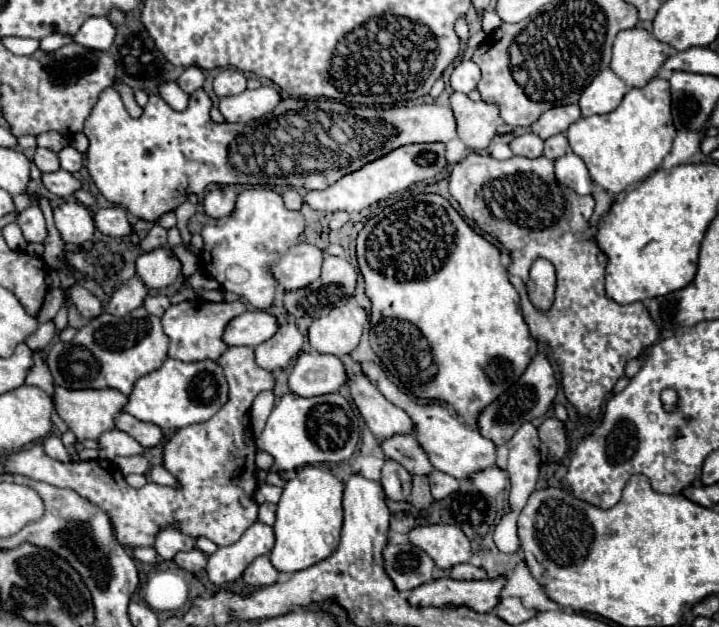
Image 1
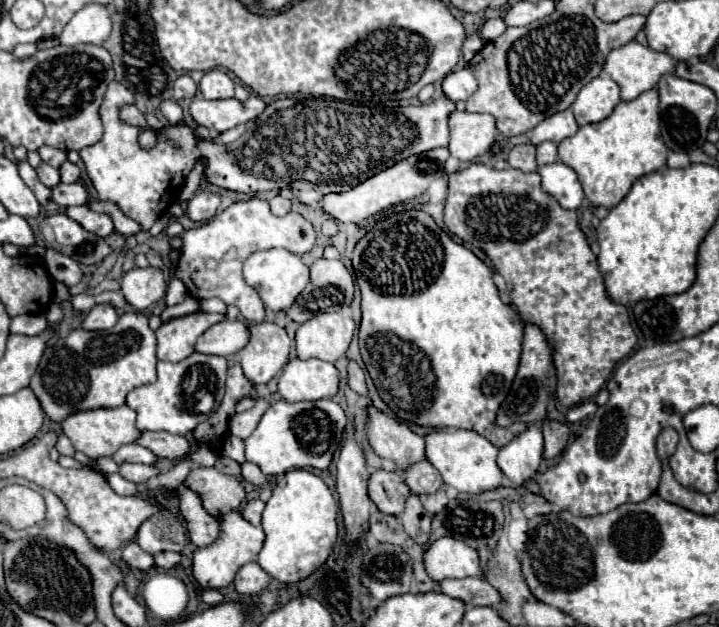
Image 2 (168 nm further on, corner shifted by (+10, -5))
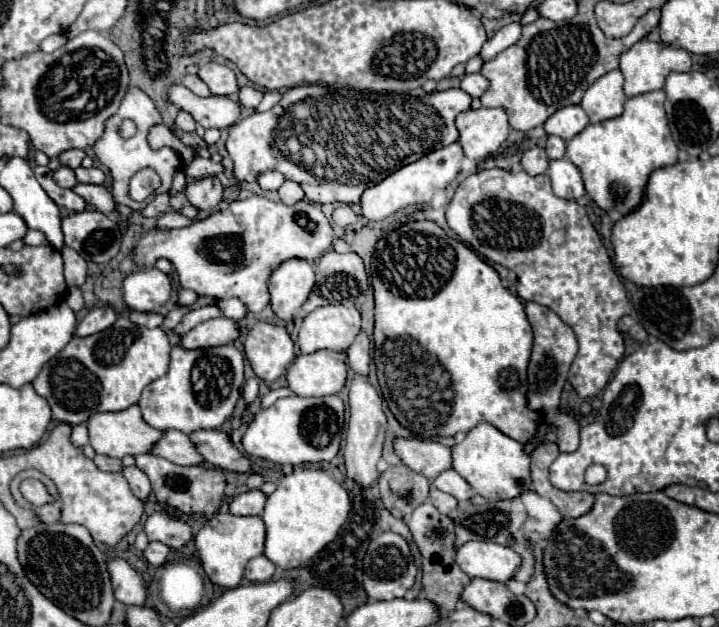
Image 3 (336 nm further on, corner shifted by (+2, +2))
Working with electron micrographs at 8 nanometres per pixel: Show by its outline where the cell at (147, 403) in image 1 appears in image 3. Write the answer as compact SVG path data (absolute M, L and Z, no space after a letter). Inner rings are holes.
M176 344L170 352L168 372L148 384L140 396L140 410L144 420L158 430L208 430L220 428L230 416L240 398L240 386L244 382L244 356L234 344L186 350Z

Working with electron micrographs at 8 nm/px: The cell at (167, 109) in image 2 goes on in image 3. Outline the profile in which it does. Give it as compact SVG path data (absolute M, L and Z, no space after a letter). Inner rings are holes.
M178 112L178 116L176 116L176 128L184 130L184 132L192 132L194 126L196 126L196 122L194 122L194 118L192 118L190 112Z

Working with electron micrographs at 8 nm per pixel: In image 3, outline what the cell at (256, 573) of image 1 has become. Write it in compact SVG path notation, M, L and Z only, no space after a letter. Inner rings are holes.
M256 556L248 562L244 578L248 582L268 582L272 580L274 572L276 572L276 566L266 556Z

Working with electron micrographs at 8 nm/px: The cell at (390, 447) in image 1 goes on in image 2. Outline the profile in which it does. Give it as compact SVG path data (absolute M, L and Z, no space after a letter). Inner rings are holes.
M424 461L424 463L416 463L416 467L410 467L408 471L404 471L404 481L408 483L410 491L416 493L416 495L422 495L422 493L436 493L444 487L444 481L442 481L442 475L438 473L438 469Z

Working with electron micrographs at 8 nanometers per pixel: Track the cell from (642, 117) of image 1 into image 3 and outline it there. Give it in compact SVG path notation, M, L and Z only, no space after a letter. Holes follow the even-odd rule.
M654 90L628 98L622 116L588 124L580 136L566 142L566 156L582 172L588 196L602 210L616 210L620 214L632 212L642 202L648 174L656 168L676 164L678 160L678 148L664 112L664 92Z

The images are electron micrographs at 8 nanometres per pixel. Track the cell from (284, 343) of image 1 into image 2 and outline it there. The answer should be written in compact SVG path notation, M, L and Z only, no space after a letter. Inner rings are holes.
M256 323L248 327L250 341L238 351L244 375L254 383L268 383L288 361L290 339L284 327Z

